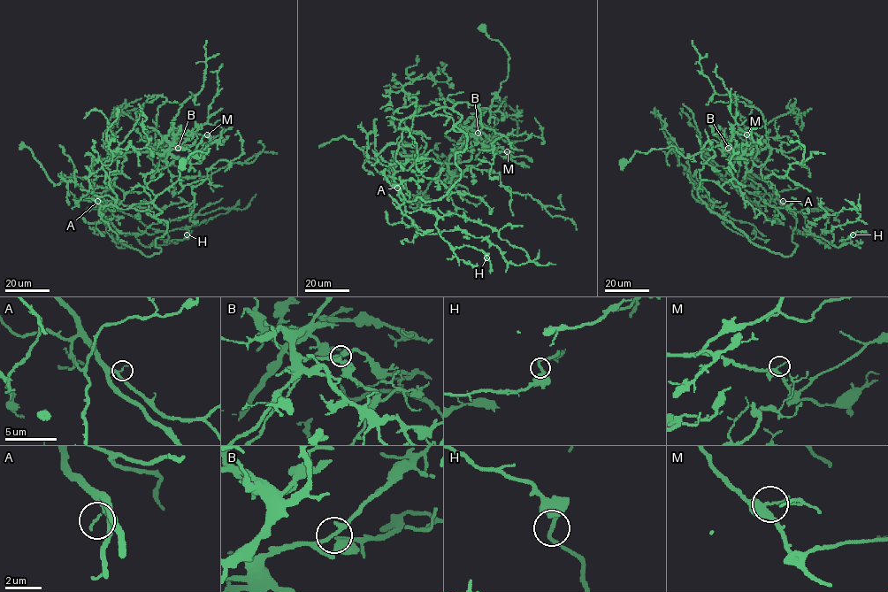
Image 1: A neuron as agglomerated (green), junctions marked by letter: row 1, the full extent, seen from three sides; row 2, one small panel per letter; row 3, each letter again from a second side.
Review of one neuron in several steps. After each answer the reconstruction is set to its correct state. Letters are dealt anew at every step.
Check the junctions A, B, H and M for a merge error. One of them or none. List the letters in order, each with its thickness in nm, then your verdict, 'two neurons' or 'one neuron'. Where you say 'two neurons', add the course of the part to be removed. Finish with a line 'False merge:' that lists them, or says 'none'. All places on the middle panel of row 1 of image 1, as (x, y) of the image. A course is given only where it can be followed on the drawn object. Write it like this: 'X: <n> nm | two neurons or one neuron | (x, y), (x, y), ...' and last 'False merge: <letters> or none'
A: 190 nm | one neuron
B: 200 nm | one neuron
H: 200 nm | one neuron
M: 240 nm | two neurons | (507, 151), (502, 146), (492, 149), (481, 144), (468, 133), (508, 76), (507, 51), (482, 27)
False merge: M

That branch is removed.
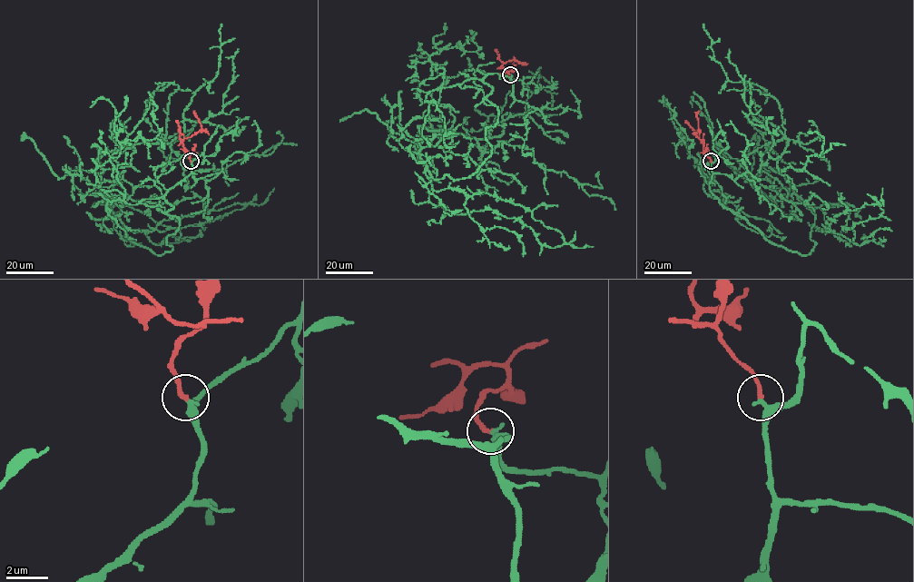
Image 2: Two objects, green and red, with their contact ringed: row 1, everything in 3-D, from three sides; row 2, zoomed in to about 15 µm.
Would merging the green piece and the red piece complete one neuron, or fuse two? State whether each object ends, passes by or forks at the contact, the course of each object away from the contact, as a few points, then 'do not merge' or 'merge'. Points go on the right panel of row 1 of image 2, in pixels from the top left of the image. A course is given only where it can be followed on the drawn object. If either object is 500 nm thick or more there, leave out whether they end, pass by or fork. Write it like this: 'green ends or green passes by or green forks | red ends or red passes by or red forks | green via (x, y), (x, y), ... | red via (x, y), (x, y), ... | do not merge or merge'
green passes by | red ends | green via (711, 162), (723, 206), (808, 255), (815, 214), (761, 155), (787, 138), (777, 166), (801, 169), (845, 145) | red via (711, 161), (703, 152), (703, 144), (695, 134), (696, 113), (700, 111) | merge

